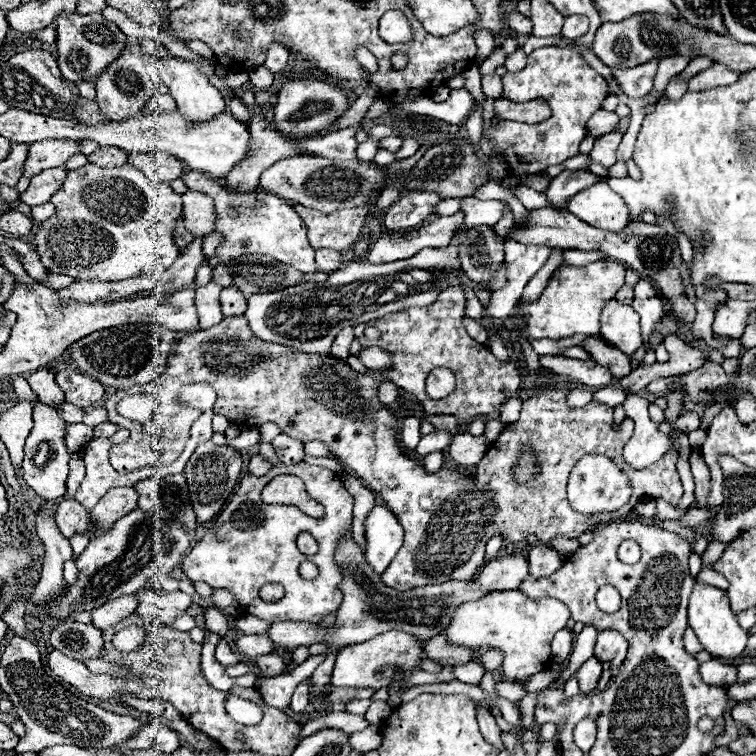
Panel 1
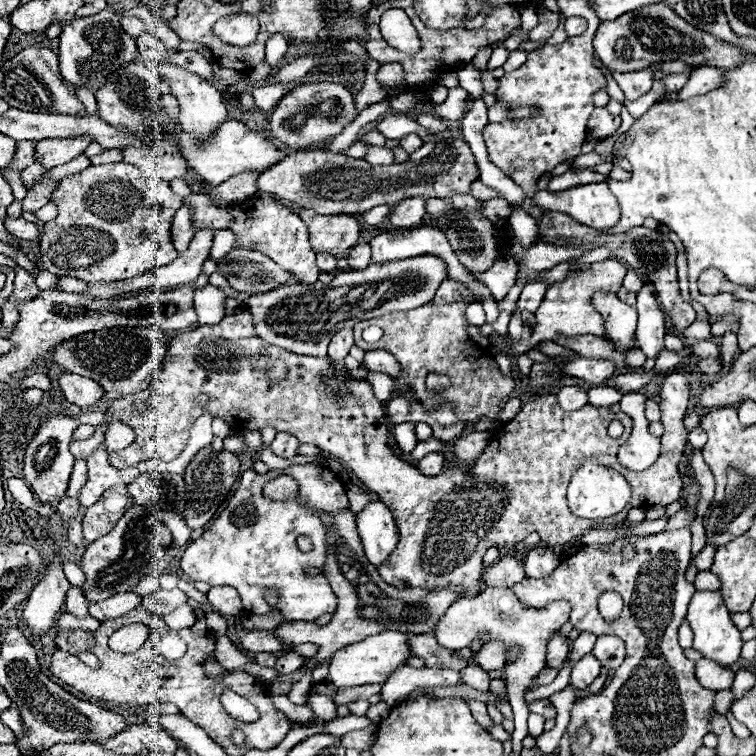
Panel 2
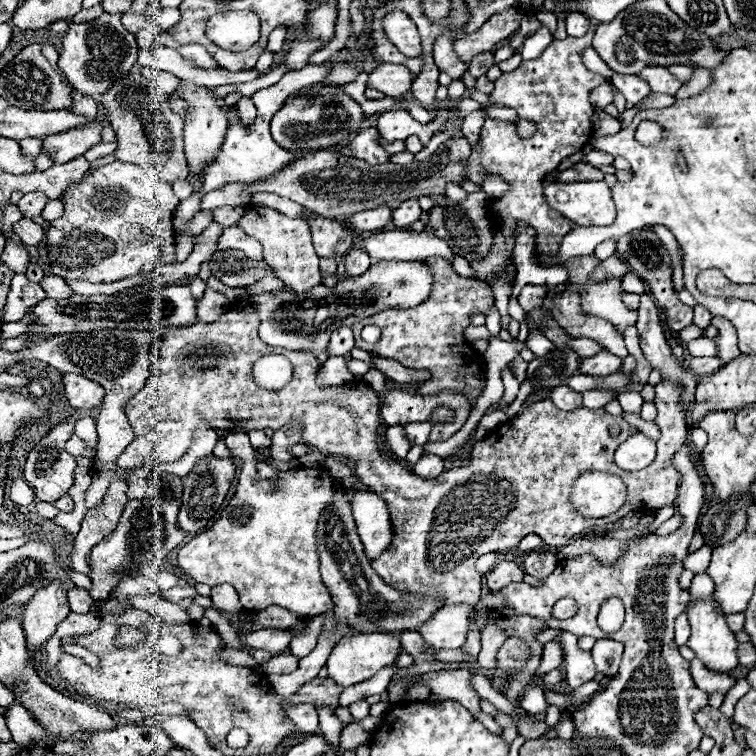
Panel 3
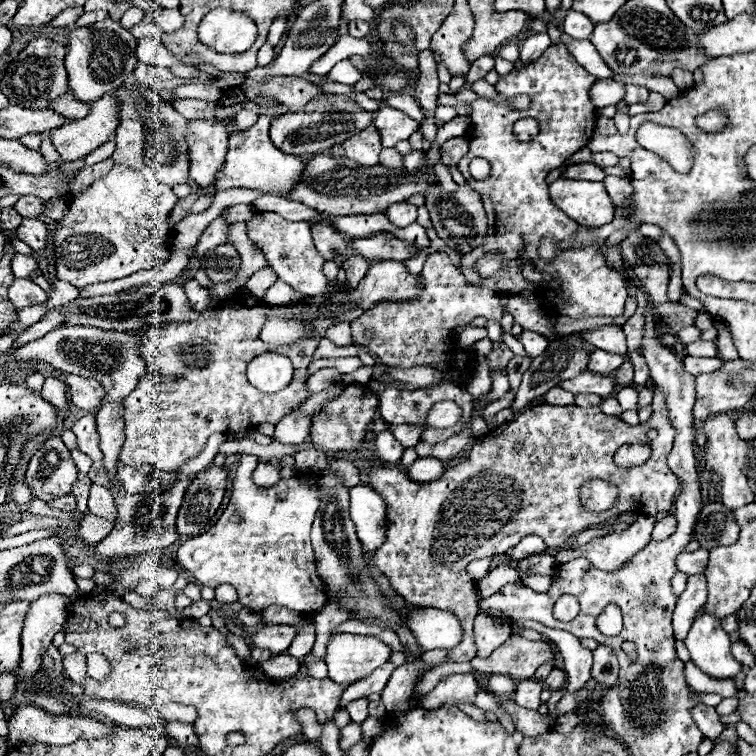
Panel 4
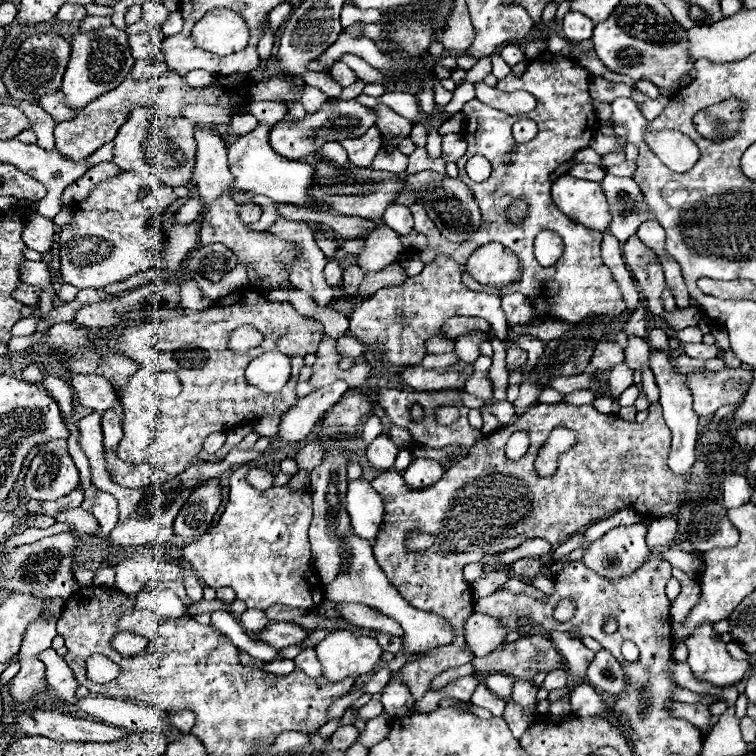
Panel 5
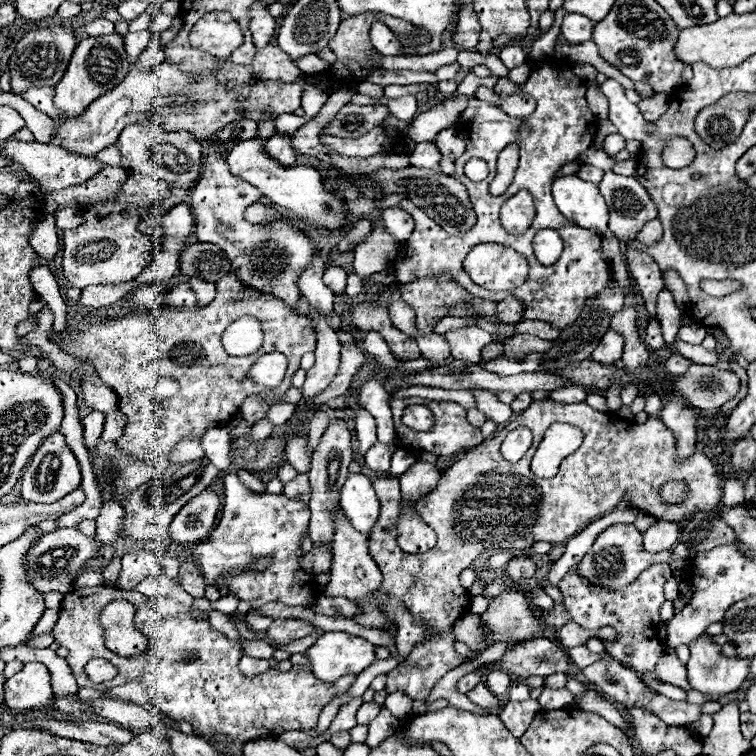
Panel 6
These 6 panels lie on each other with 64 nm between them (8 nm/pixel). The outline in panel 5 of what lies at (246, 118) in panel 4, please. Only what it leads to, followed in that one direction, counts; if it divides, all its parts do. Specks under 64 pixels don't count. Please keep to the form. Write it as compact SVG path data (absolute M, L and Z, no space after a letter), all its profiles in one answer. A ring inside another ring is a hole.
M234 114L228 132L230 132L232 136L244 136L244 134L248 134L252 128L256 128L256 126L258 126L258 120L256 120L252 114Z

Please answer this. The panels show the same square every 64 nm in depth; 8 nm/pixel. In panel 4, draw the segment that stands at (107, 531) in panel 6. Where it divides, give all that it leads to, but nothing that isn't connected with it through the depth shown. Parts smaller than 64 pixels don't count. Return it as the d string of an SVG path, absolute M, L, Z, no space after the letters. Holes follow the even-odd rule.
M92 484L90 498L88 498L88 508L96 516L116 518L116 506L114 506L112 494L104 486L100 486L100 484Z

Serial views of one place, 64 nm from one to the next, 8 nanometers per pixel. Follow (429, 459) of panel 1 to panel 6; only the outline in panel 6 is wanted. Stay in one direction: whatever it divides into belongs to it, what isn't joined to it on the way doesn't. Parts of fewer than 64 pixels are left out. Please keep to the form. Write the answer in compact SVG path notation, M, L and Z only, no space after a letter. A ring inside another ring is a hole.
M418 460L414 462L402 476L400 476L400 488L406 500L416 500L424 494L428 494L432 488L436 488L440 480L440 470L436 464Z

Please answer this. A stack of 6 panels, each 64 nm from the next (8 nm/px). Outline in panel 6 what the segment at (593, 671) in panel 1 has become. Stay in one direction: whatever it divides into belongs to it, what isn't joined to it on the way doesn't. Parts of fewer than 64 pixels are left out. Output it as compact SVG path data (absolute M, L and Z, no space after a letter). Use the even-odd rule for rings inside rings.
M574 646L574 648L564 648L566 656L572 660L576 670L584 670L588 664L594 664L596 660L602 658L602 654L590 652L586 646Z

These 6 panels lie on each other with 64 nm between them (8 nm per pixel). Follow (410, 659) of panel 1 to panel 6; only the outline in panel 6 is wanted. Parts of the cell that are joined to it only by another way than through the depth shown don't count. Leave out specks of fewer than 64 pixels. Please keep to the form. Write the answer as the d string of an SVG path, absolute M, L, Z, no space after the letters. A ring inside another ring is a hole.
M324 632L314 646L308 648L308 658L314 668L314 676L324 682L334 682L346 674L360 674L376 660L376 646L360 636L346 632Z

